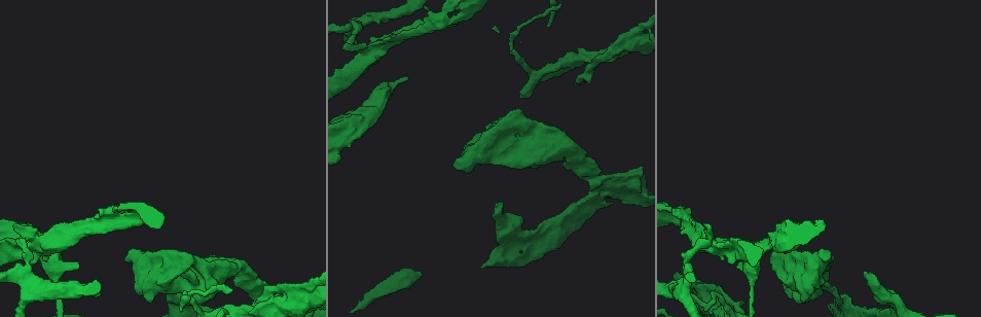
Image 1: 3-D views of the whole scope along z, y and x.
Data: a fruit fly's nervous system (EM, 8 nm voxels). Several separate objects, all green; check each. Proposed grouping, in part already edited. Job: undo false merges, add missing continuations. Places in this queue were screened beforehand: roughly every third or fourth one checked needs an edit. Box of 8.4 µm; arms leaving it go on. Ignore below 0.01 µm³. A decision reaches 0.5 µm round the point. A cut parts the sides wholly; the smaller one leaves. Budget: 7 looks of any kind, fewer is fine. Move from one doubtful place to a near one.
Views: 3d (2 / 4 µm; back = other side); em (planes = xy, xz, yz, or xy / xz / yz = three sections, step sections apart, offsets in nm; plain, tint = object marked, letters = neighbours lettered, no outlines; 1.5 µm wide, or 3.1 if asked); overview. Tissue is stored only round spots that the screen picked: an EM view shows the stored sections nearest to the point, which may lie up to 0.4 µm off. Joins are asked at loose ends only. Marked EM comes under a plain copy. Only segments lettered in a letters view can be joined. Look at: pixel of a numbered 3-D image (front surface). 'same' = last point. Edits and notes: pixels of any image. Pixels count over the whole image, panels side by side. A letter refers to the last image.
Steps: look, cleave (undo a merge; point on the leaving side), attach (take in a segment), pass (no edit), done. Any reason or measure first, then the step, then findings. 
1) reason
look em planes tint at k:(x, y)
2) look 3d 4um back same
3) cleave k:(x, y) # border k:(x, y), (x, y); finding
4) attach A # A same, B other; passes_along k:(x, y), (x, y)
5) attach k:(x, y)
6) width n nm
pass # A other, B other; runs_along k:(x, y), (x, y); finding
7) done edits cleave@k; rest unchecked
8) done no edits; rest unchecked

branch stops here
look 3d 2um at 1:(407, 78)

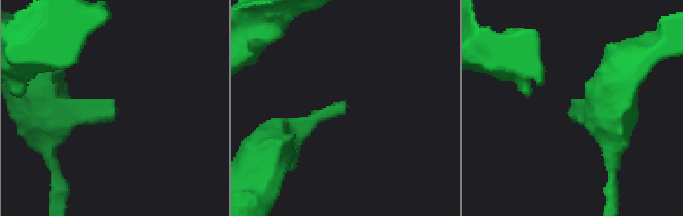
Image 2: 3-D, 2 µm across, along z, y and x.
look em xy step 8 letters at 2:(574, 111)

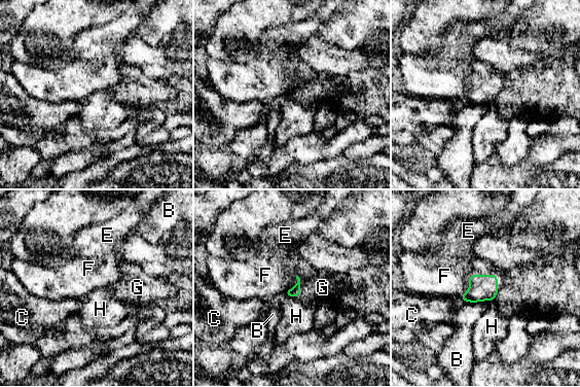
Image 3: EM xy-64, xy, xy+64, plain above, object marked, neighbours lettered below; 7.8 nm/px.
another direction
look em planes letters same

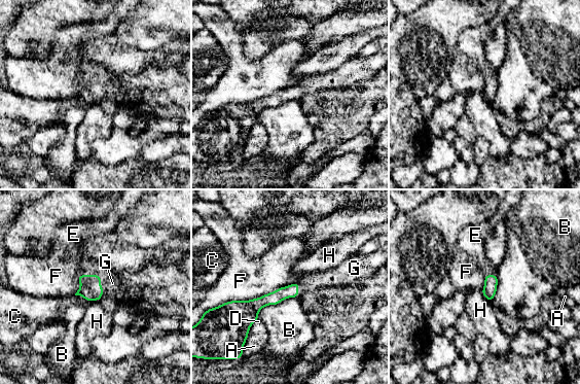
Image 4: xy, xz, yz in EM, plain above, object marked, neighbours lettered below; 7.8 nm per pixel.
attach G # A other, B other, C other, D other, E other, F other, G same, H other; passes_along 4:(275, 298), (297, 284), (328, 278); it goes on there

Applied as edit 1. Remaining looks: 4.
look overview

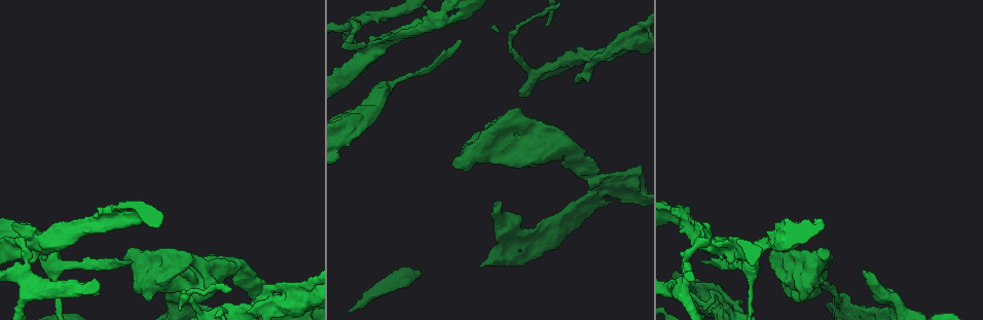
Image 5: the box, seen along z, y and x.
free end
look 3d 4um back at 5:(237, 282)

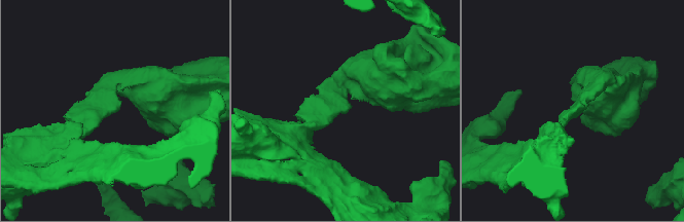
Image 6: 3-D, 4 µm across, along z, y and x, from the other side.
need the tissue
look em planes letters at 6:(116, 111)

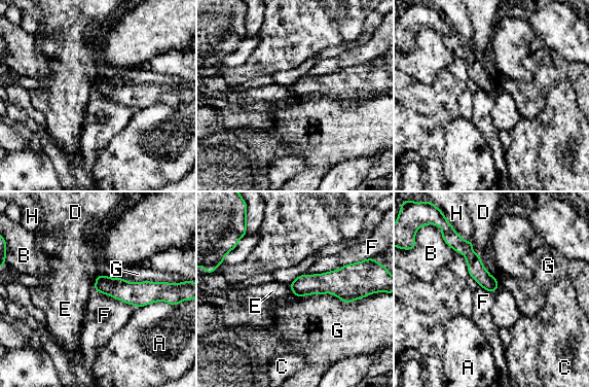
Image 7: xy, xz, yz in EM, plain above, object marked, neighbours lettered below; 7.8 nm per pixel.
pass # A other, B other, C other, D other, E other, F other, G other, H other; runs_along 7:(159, 285), (154, 289), (97, 288); no lettered segment goes on from it

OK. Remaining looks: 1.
done edits attach@4; rest unchecked

